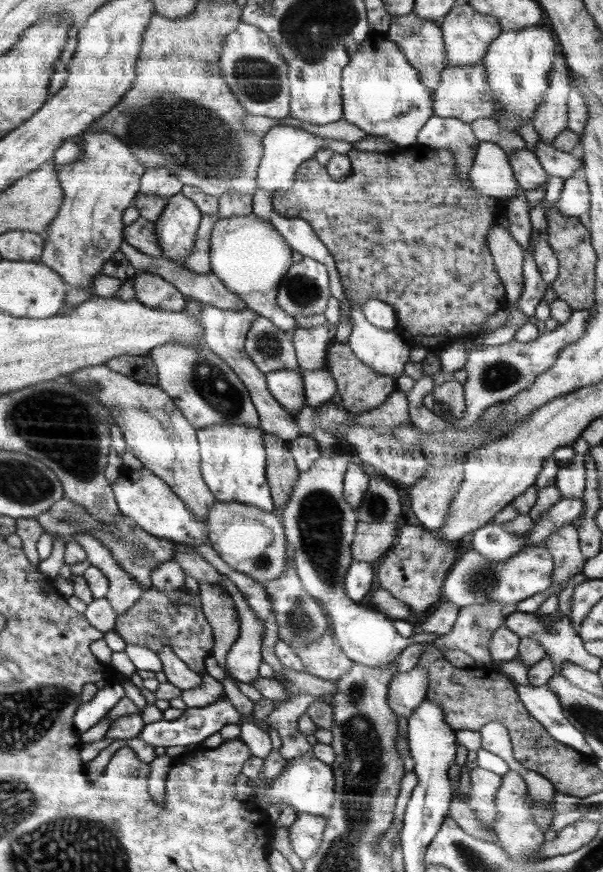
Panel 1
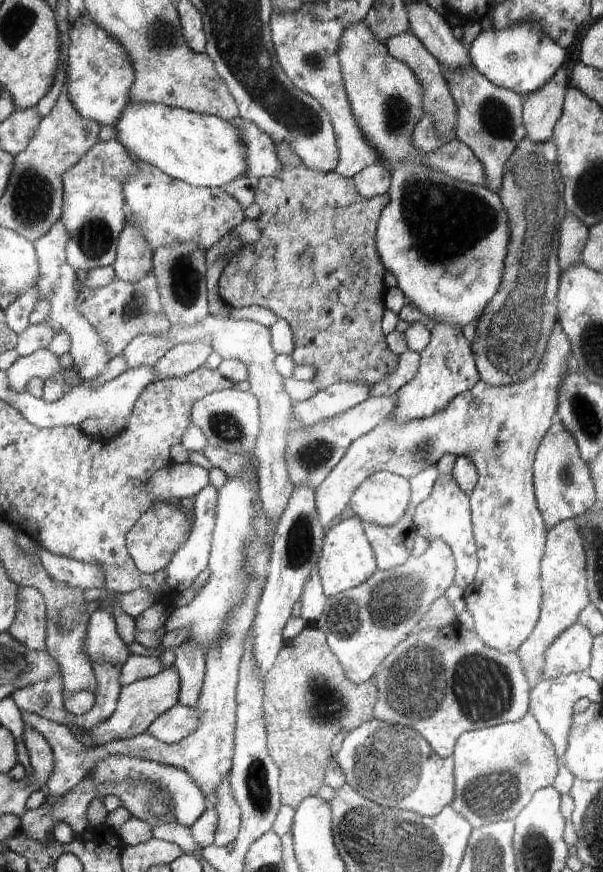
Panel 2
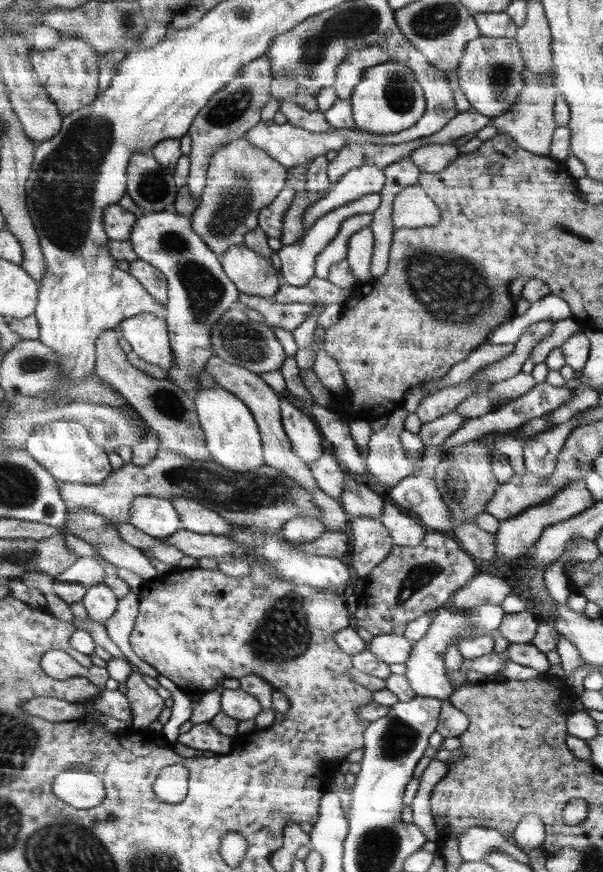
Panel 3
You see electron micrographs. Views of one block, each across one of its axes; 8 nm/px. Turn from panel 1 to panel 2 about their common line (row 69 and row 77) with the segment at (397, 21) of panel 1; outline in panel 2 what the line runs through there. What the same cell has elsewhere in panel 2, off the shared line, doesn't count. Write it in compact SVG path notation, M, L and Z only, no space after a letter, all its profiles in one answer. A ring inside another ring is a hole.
M410 31L392 36L390 40L385 43L391 56L404 62L412 74L418 78L418 82L422 84L422 110L424 115L428 114L434 120L438 138L444 143L448 143L456 138L456 118L458 118L458 110L456 110L456 102L450 94L448 82L442 76L442 69L439 62L426 50L426 47L412 34Z

